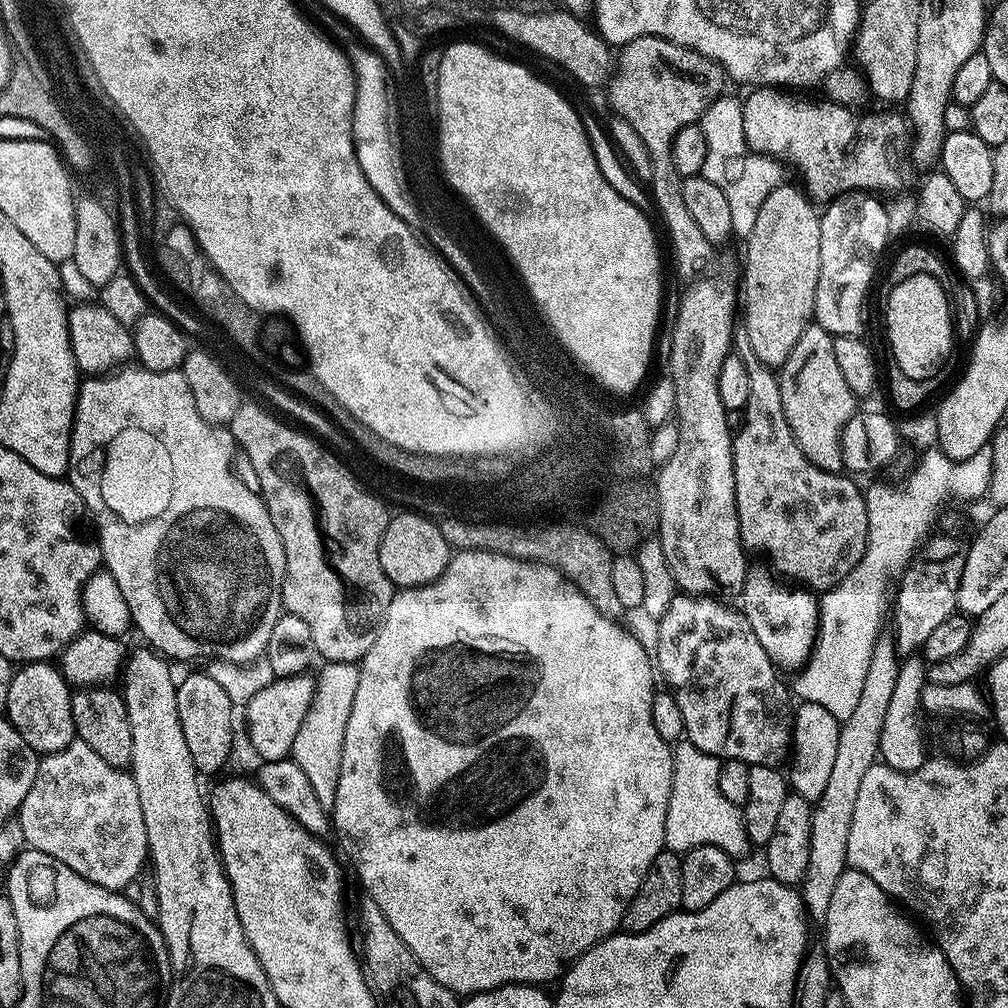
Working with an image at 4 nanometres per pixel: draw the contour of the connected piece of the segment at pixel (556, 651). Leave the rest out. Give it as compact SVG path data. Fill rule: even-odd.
M457 551L437 580L423 584L421 588L401 588L393 595L386 610L386 618L374 638L374 646L370 646L363 660L359 661L358 690L354 693L354 706L350 706L350 722L346 722L342 770L338 778L338 798L330 809L330 824L334 829L334 836L336 832L337 838L340 839L345 854L356 863L356 876L364 887L363 891L376 903L378 910L386 914L386 922L394 926L394 934L398 934L398 938L402 938L402 942L410 946L410 954L414 954L420 965L451 992L471 994L489 992L501 988L504 984L544 986L547 985L547 980L559 981L573 960L577 960L587 948L592 948L600 940L613 935L623 925L624 912L646 878L650 862L654 862L654 858L658 858L658 854L665 851L666 806L670 806L673 749L658 735L658 730L654 730L654 718L650 718L654 687L652 688L652 664L648 661L648 652L622 625L623 623L603 616L557 568L551 568L548 564L537 564L535 560L519 560L506 554Z

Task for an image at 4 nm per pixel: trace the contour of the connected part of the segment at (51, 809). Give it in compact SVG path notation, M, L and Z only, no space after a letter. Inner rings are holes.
M79 738L72 740L70 746L47 753L41 759L34 786L30 786L30 794L26 794L22 802L18 819L27 847L50 854L50 858L58 858L58 862L70 866L74 874L82 874L86 882L94 882L94 886L102 886L111 892L120 892L128 883L134 882L143 868L145 871L150 858L146 822L142 818L138 786L134 786L131 771L110 766L110 762L90 750L90 746Z

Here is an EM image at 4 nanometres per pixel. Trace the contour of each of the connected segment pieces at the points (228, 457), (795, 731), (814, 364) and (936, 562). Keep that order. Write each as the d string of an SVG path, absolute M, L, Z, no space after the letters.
M121 366L107 374L88 376L81 383L80 392L76 396L76 413L72 422L70 438L70 462L66 479L80 495L80 504L88 507L96 528L100 531L98 547L103 567L118 582L118 590L122 590L122 598L126 598L126 606L132 615L132 624L155 651L169 661L175 660L225 660L235 664L250 664L259 660L266 650L266 642L270 642L270 630L274 630L274 622L278 622L282 605L282 586L286 574L286 550L282 546L282 538L278 538L278 530L270 518L270 510L264 504L264 497L259 491L247 488L236 477L232 469L232 455L237 455L238 445L227 427L206 422L194 404L194 394L190 394L190 386L186 382L183 371L155 372L143 366Z
M800 702L795 705L792 714L792 747L786 764L786 779L795 795L810 802L822 798L822 790L826 790L838 751L840 725L841 721L836 720L830 710L818 706L818 702Z
M811 323L806 330L802 330L802 338L790 350L790 358L779 369L780 389L782 390L782 410L786 414L786 422L790 422L790 430L802 446L802 454L827 472L840 472L844 468L844 455L842 454L842 430L846 422L858 411L858 397L852 393L850 386L846 384L846 378L842 378L842 370L834 359L834 342L827 330L821 324Z
M941 534L942 536L933 535L916 553L913 561L909 564L904 575L898 581L898 587L894 592L894 609L892 616L896 618L896 632L894 639L896 641L896 651L901 657L907 658L913 654L919 653L923 649L926 638L930 638L946 618L957 615L958 609L958 584L962 582L962 566L964 565L964 552L962 544L960 548L959 535Z

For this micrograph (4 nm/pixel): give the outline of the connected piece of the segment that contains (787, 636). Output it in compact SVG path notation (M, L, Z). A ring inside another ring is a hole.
M752 566L738 593L738 607L773 665L799 670L812 657L812 647L816 645L820 629L820 605L809 589L789 586L777 579L767 567Z

